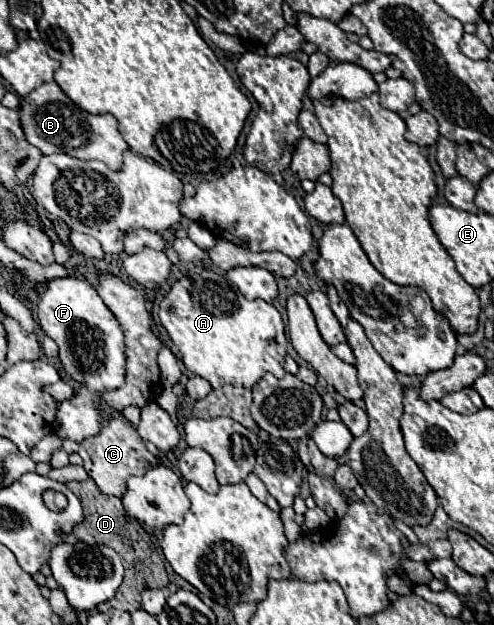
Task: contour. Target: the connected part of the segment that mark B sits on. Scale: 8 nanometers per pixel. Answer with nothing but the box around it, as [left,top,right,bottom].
[20,81,128,171]

